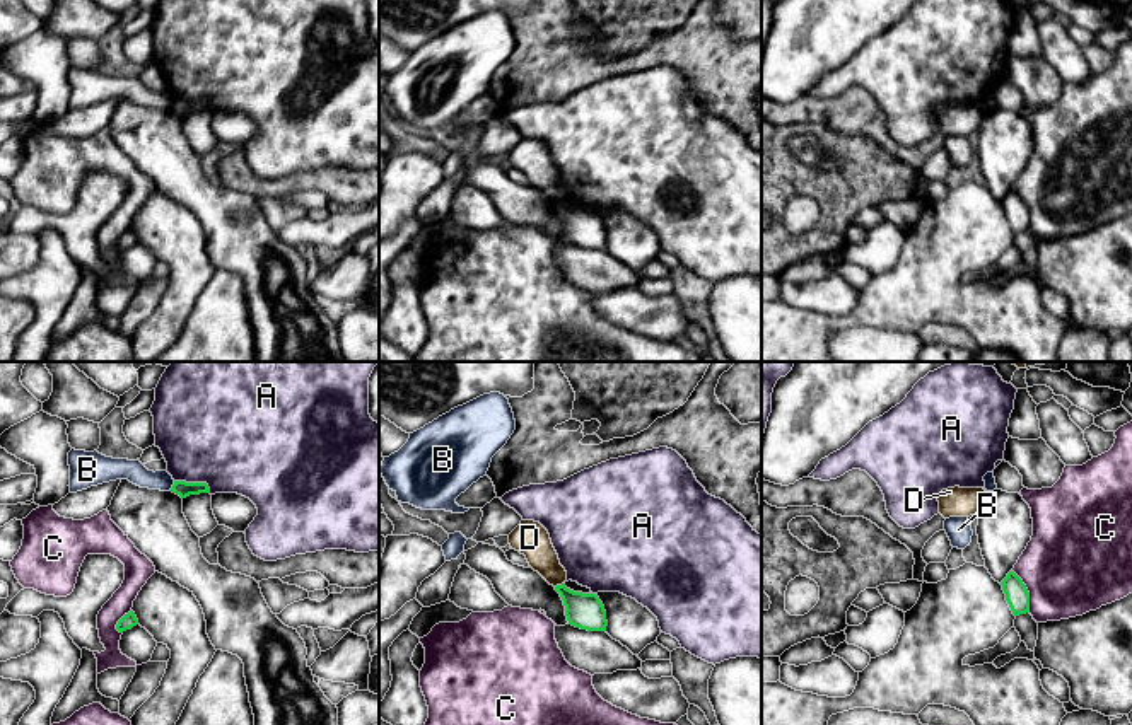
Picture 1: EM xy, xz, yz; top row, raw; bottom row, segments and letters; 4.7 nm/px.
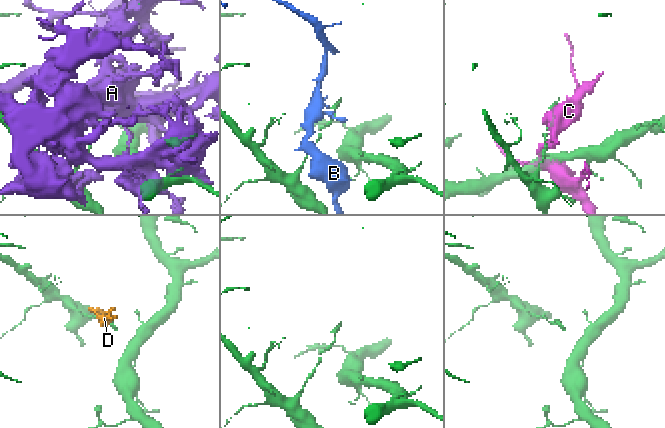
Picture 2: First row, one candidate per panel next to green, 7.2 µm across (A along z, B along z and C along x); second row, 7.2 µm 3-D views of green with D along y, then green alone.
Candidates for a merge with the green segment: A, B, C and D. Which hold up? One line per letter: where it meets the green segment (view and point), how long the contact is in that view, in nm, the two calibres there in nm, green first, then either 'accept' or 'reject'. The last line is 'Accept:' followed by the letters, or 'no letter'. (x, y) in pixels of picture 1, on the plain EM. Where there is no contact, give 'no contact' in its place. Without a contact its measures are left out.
A: contact xy (195, 101); length 190 nm; calibres 70 and 480 nm; reject
B: contact xy (173, 103); length 50 nm; calibres 70 and 100 nm; reject
C: contact yz (1026, 208); length 220 nm; calibres 110 and 460 nm; reject
D: contact xz (559, 203); length 50 nm; calibres 170 and 160 nm; reject
Accept: no letter

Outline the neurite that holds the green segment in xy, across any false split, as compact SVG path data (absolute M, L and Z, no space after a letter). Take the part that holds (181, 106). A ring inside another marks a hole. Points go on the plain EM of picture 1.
M174 99L171 109L186 116L190 113L210 111L210 106L207 101Z

